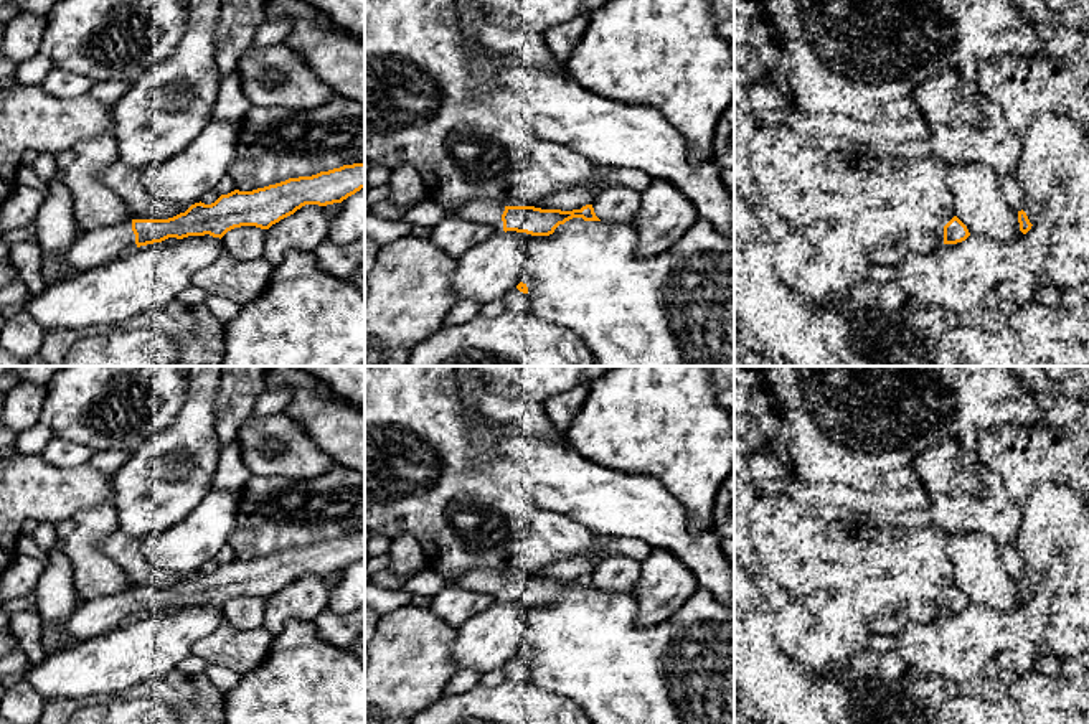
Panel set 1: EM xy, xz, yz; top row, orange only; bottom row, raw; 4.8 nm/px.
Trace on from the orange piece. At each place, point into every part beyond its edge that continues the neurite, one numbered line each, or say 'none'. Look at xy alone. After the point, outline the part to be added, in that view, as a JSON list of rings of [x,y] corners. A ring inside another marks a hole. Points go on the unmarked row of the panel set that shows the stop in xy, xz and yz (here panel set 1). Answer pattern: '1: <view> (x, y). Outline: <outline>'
1: xy (99, 615). Outline: [[[132,589],[78,604],[59,627],[69,643],[91,640],[137,617]]]

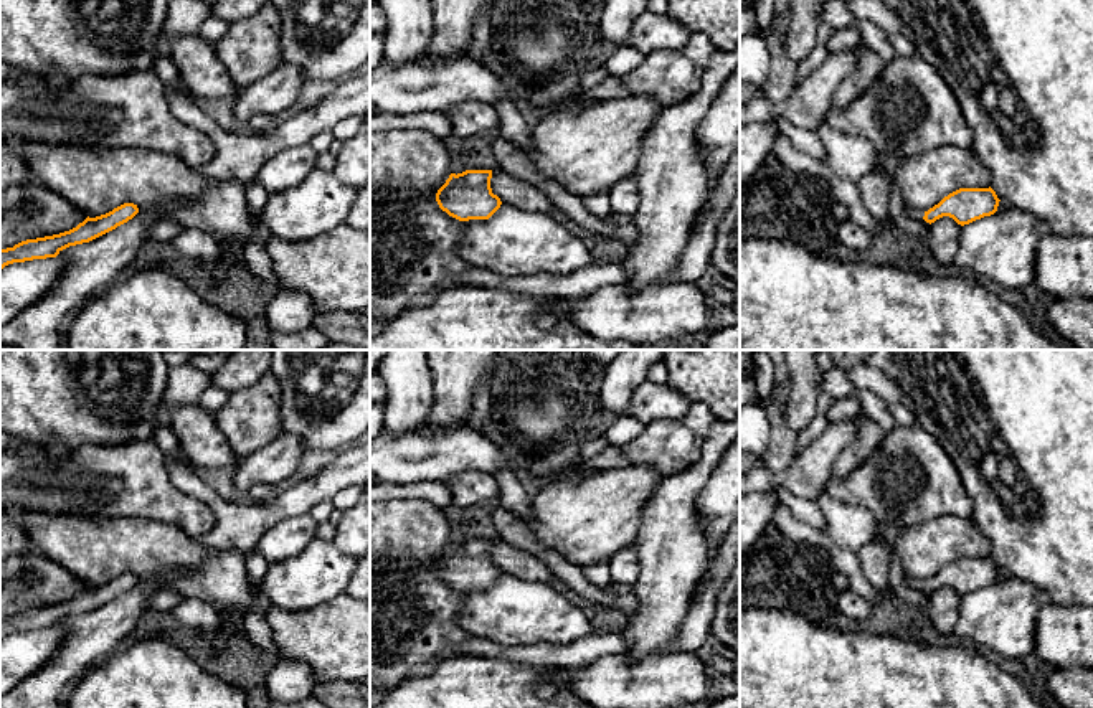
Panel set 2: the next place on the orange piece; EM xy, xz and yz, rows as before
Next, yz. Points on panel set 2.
none

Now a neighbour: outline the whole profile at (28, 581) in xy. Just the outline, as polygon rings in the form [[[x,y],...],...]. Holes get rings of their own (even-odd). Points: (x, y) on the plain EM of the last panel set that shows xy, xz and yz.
[[[41,553],[0,561],[0,619],[76,597],[88,584]]]

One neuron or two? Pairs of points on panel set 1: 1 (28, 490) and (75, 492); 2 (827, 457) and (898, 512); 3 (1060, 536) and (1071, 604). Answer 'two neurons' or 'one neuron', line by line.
1: one neuron
2: two neurons
3: one neuron

